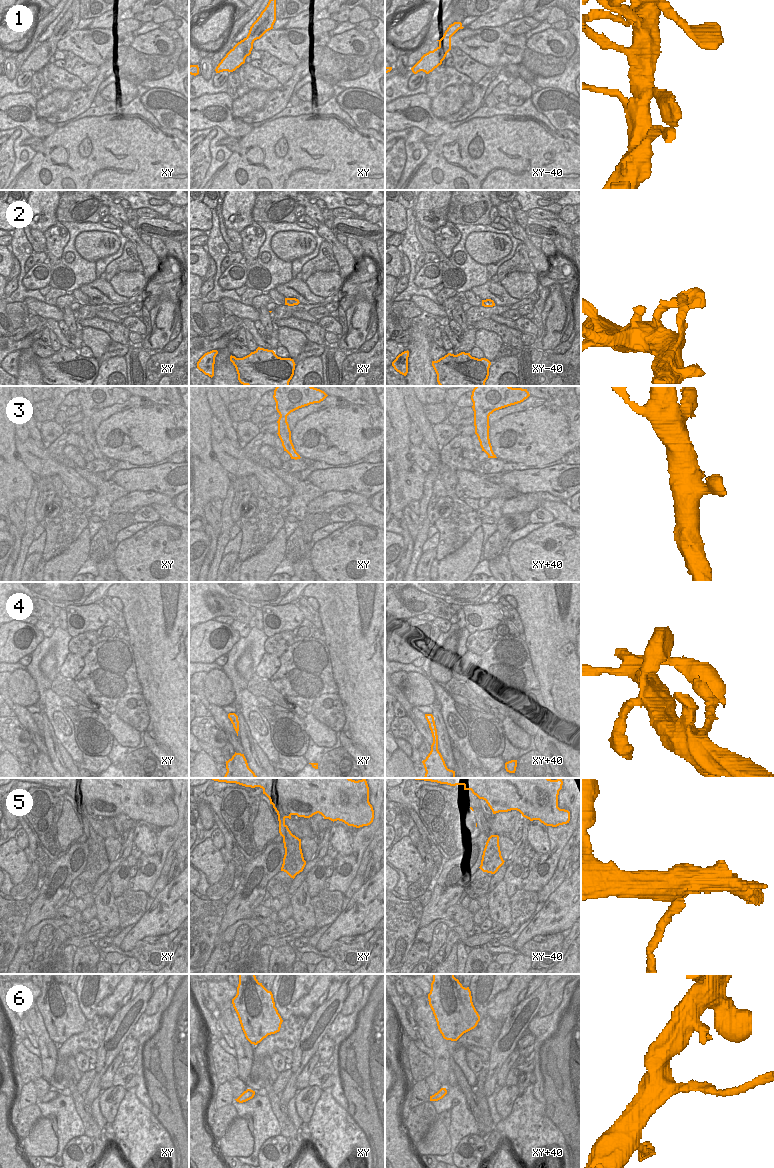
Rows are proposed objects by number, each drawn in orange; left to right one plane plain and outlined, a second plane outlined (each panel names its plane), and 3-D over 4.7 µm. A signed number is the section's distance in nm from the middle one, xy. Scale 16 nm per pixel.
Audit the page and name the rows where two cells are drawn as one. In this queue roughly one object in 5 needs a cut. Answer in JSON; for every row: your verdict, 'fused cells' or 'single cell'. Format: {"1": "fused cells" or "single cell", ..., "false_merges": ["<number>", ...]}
{"1": "single cell", "2": "single cell", "3": "single cell", "4": "single cell", "5": "fused cells", "6": "fused cells", "false_merges": ["5", "6"]}

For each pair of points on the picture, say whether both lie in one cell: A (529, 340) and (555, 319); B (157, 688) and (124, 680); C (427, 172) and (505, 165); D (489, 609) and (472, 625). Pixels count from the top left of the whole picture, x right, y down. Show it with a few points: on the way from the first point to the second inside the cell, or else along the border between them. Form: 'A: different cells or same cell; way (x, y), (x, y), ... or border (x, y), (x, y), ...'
A: different cells; border (537, 339), (532, 345)
B: different cells; border (134, 660), (136, 675), (142, 693)
C: same cell; way (446, 176), (480, 179), (486, 173)
D: same cell; way (485, 613), (476, 621)

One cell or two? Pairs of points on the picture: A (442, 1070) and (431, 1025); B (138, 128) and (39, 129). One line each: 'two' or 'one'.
A: one
B: two

